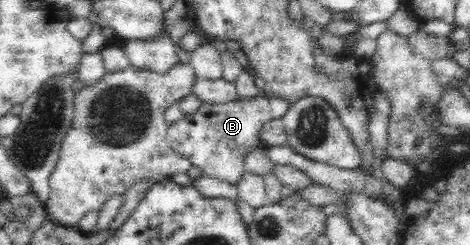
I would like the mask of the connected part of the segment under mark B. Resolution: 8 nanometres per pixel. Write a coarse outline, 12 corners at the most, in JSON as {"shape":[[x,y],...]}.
{"shape":[[283,97],[202,102],[167,128],[170,148],[233,188]]}

